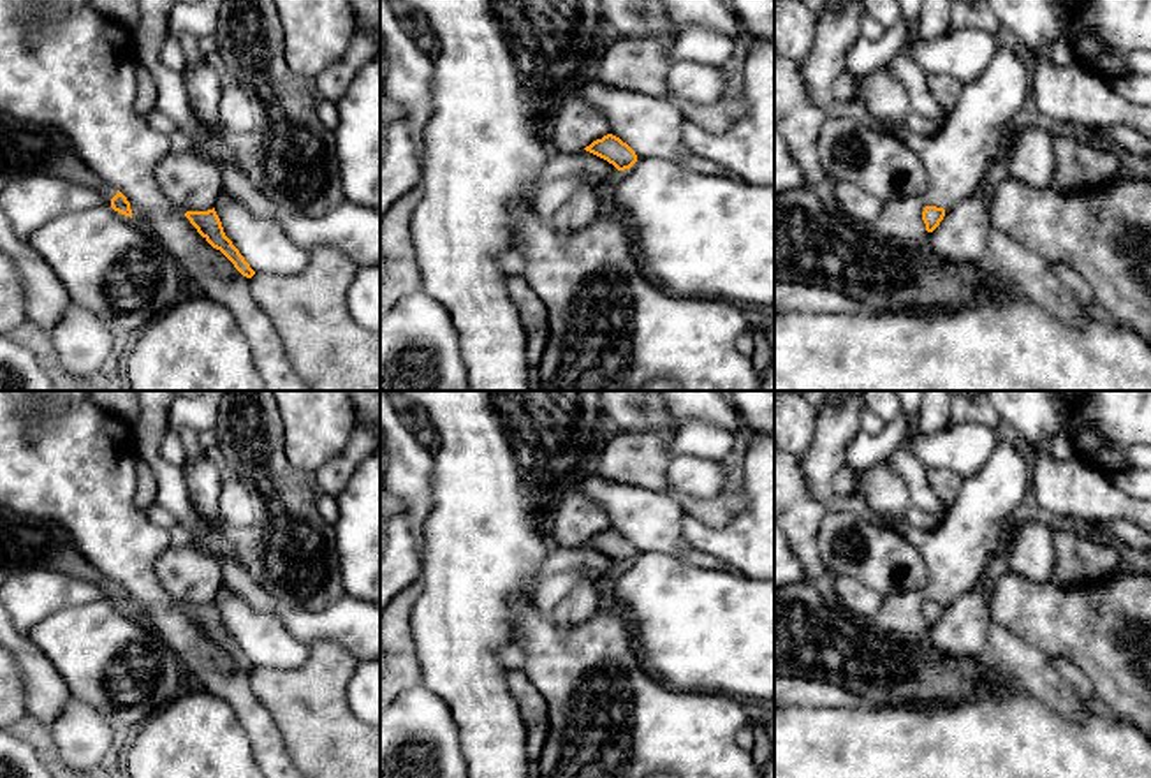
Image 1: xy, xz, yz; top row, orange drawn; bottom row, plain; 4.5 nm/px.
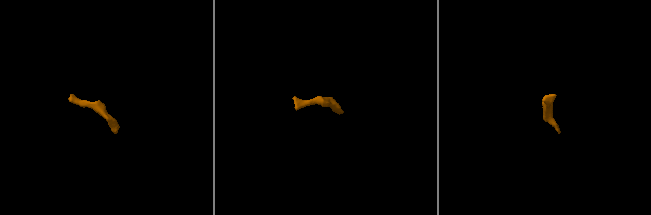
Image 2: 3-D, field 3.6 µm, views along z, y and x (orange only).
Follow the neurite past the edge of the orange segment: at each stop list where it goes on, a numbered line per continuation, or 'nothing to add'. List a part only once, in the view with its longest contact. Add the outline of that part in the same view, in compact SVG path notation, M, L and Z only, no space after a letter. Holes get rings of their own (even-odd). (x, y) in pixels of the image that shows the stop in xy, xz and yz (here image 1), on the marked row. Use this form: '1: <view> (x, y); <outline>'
1: xy (25, 148); M0 114L0 172L19 176L42 172L95 188L107 206L118 190L100 180L74 151L72 144L49 127L19 121Z

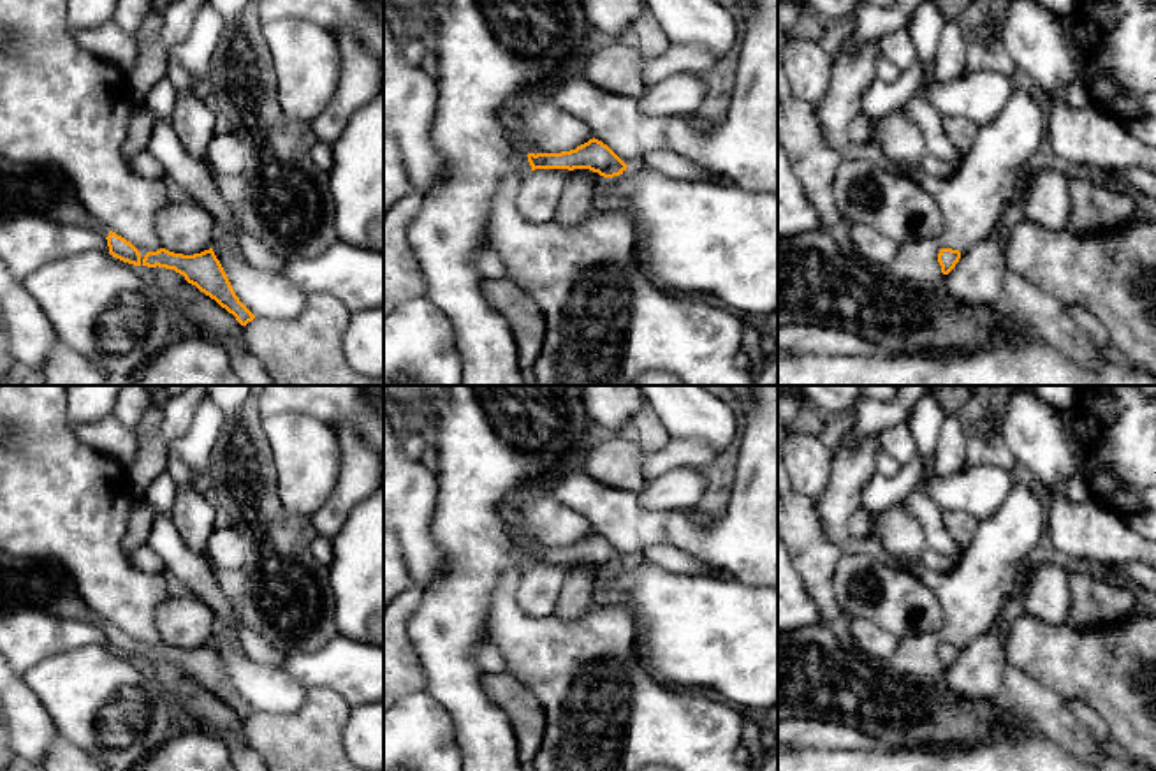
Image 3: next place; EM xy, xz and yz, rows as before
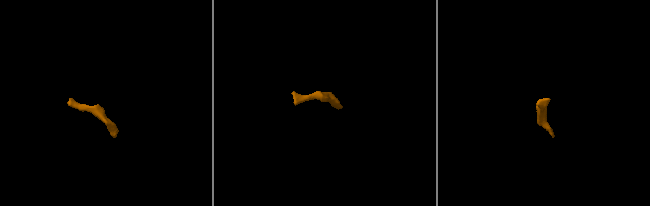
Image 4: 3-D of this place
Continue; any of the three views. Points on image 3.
1: xy (25, 189); M0 157L0 217L19 215L88 227L104 238L111 231L79 202L70 181L56 167L21 164Z

